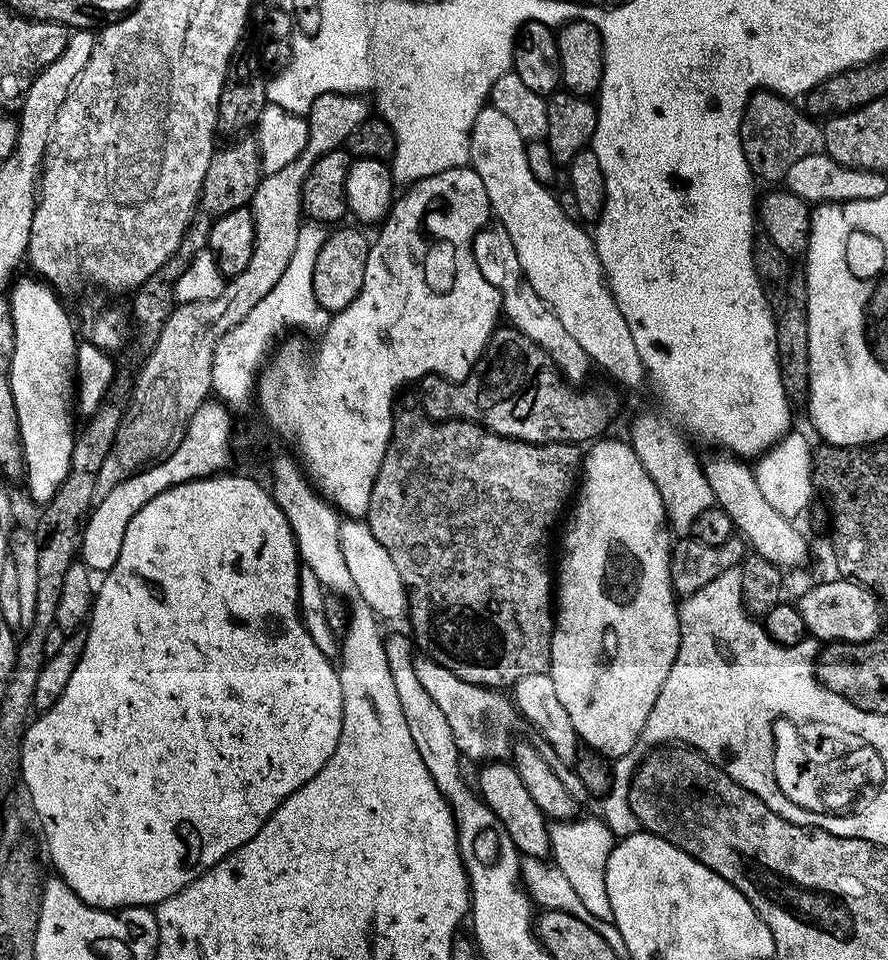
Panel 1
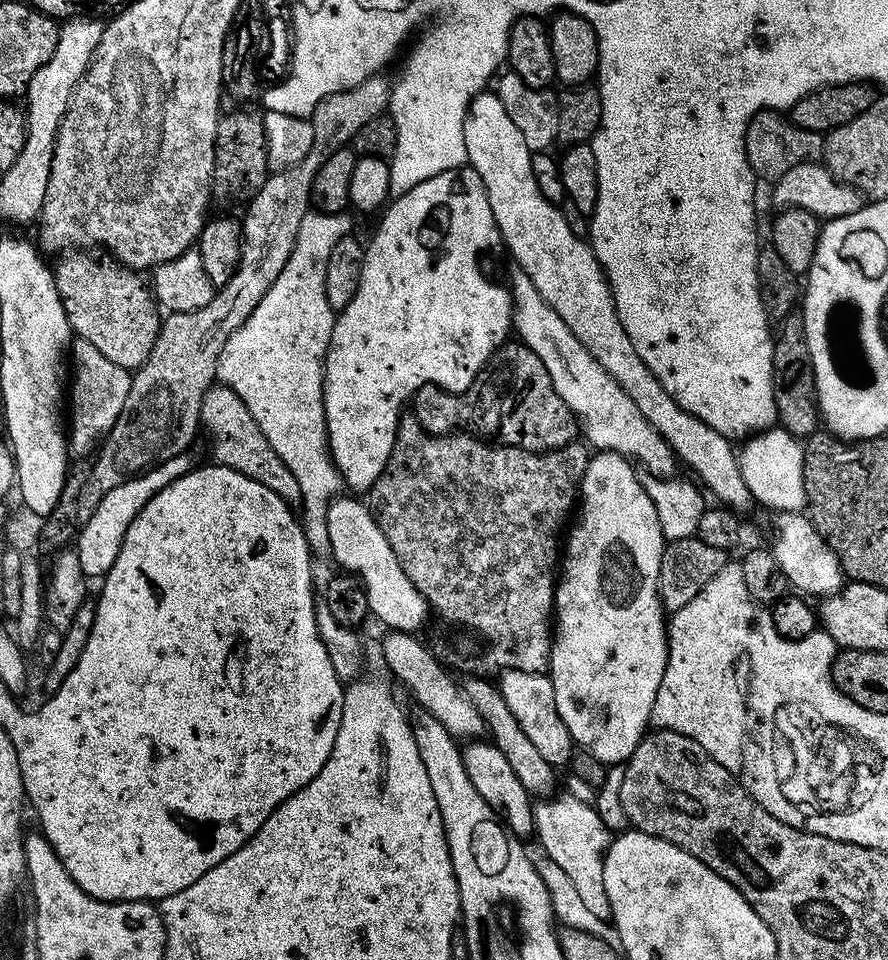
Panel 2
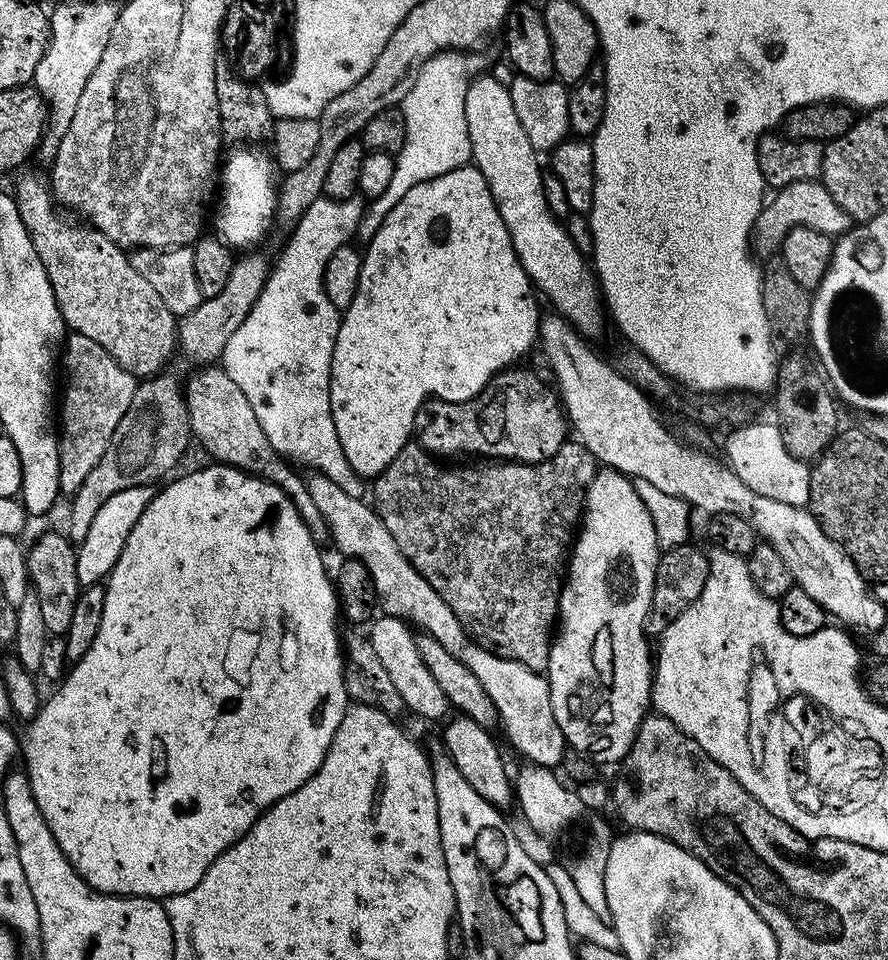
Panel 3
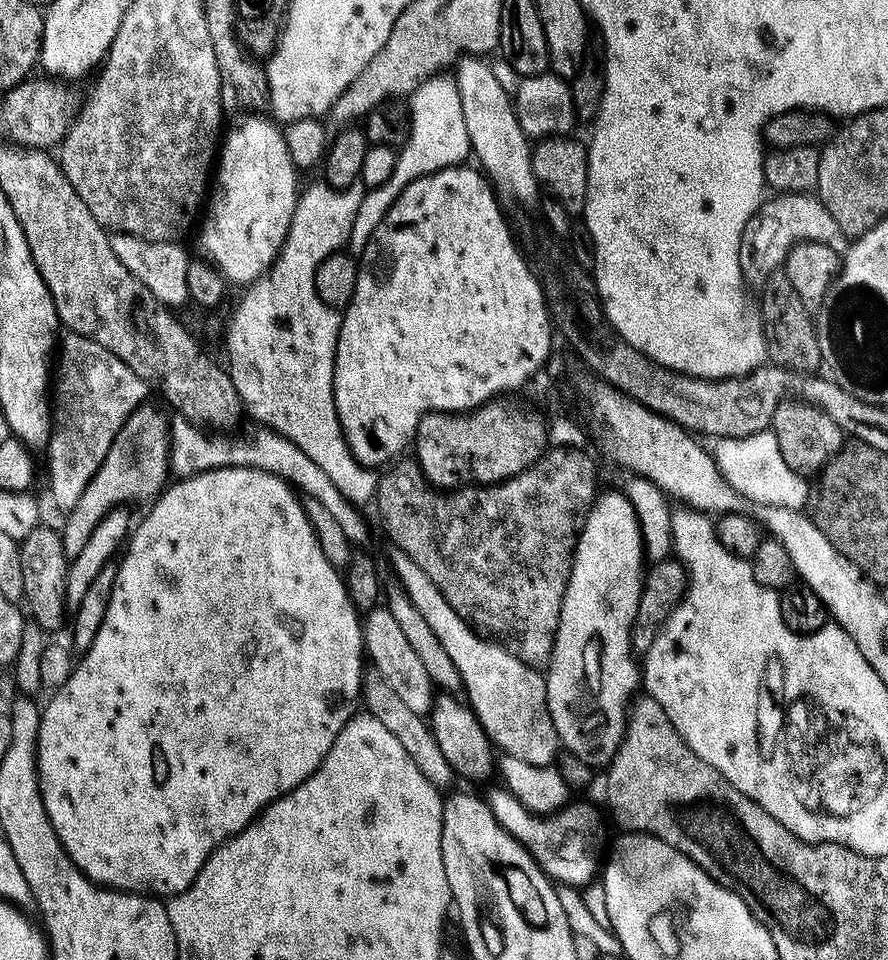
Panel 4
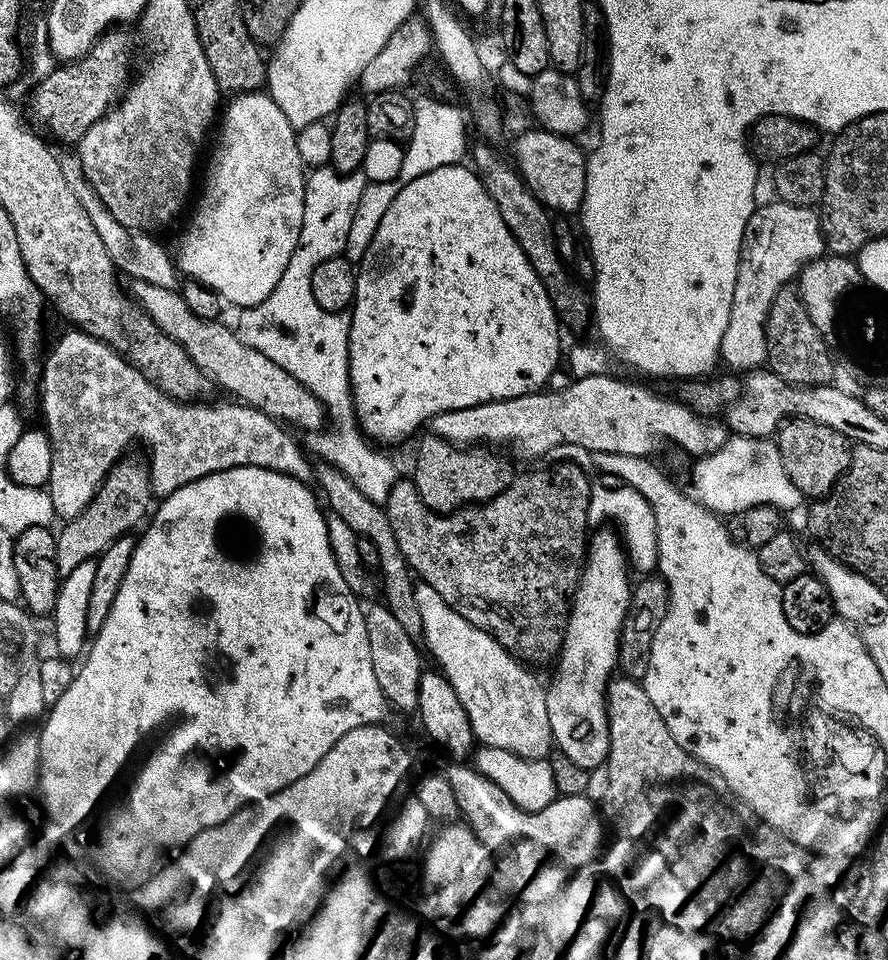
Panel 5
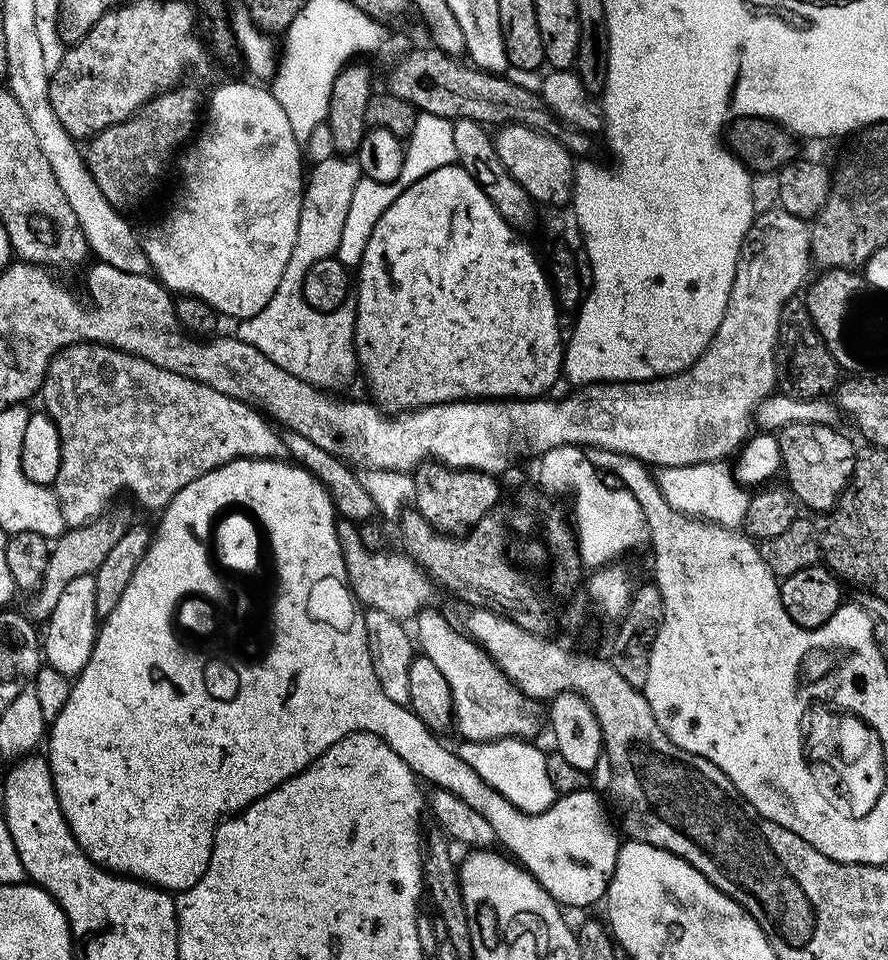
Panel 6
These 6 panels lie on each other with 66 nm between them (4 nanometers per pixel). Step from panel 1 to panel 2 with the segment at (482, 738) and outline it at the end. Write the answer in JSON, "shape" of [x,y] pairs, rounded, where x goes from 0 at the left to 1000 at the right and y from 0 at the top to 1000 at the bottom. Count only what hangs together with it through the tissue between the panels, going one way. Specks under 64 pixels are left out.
{"shape":[[[441,656],[436,659],[437,664],[434,665],[434,667],[430,667],[430,688],[434,688],[435,691],[437,691],[437,696],[439,699],[443,700],[444,703],[447,704],[448,707],[452,708],[453,711],[455,711],[455,717],[457,720],[461,721],[462,724],[465,725],[466,728],[470,729],[471,732],[473,732],[472,736],[476,739],[479,742],[483,742],[484,744],[489,744],[489,748],[493,748],[493,752],[498,752],[498,756],[502,756],[502,760],[507,760],[507,765],[515,769],[521,769],[521,767],[527,767],[523,769],[541,769],[546,766],[547,759],[545,757],[545,753],[543,752],[543,744],[538,744],[538,740],[534,740],[534,735],[529,731],[529,727],[525,727],[525,723],[523,722],[521,716],[517,711],[512,713],[511,709],[509,709],[509,706],[507,703],[509,703],[502,696],[499,691],[493,686],[490,678],[485,674],[481,675],[480,672],[476,671],[475,668],[472,667],[472,661],[465,660],[463,657],[459,656]]]}

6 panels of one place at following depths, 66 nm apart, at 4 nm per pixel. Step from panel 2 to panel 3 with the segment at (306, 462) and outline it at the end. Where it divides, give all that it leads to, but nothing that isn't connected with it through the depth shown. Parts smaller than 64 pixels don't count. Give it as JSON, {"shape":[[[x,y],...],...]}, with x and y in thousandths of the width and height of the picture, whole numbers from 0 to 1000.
{"shape":[[[404,203],[395,204],[394,206],[390,206],[389,208],[372,208],[368,206],[361,206],[355,208],[352,213],[349,214],[346,219],[340,223],[340,227],[336,230],[332,238],[328,239],[327,245],[329,246],[324,250],[324,255],[321,256],[320,259],[315,263],[315,268],[312,271],[309,271],[309,274],[305,276],[304,282],[302,284],[302,293],[297,296],[297,301],[295,302],[295,306],[291,306],[291,315],[286,315],[286,319],[282,323],[282,327],[277,327],[277,335],[273,335],[273,340],[268,340],[268,344],[264,344],[264,348],[259,348],[259,356],[255,356],[255,360],[252,361],[252,370],[250,372],[250,382],[251,385],[264,396],[265,401],[273,406],[273,409],[277,410],[278,418],[282,419],[283,426],[286,427],[287,434],[291,438],[293,444],[295,444],[296,451],[300,452],[300,455],[304,458],[304,463],[307,465],[309,469],[315,473],[315,475],[323,477],[330,484],[339,485],[338,483],[343,483],[345,486],[351,488],[347,490],[355,490],[359,495],[366,496],[367,498],[372,498],[377,504],[381,506],[385,506],[385,510],[390,510],[391,513],[395,513],[398,515],[409,514],[409,508],[411,501],[407,499],[407,497],[402,496],[401,491],[396,489],[394,485],[394,481],[390,481],[390,473],[385,473],[385,460],[381,460],[381,448],[376,448],[376,431],[374,430],[374,424],[372,423],[372,394],[374,393],[374,370],[376,369],[376,356],[381,352],[381,344],[383,343],[383,334],[385,332],[384,322],[378,321],[372,315],[372,310],[367,310],[367,306],[365,305],[365,278],[367,277],[367,273],[372,273],[372,265],[376,265],[376,260],[381,260],[387,254],[393,253],[398,247],[402,245],[405,229],[410,226],[410,219],[412,213],[409,207]]]}

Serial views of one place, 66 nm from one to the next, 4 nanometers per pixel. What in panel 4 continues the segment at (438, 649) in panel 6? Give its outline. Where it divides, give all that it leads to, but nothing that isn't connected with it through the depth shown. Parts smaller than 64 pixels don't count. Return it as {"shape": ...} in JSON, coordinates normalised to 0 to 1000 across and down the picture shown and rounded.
{"shape":[[[446,573],[443,576],[445,603],[450,605],[462,627],[471,631],[471,636],[480,644],[484,656],[489,656],[493,669],[498,669],[502,676],[502,681],[507,681],[511,694],[516,694],[525,732],[532,738],[538,752],[543,752],[555,776],[566,786],[587,791],[597,798],[620,797],[627,791],[633,776],[628,760],[624,760],[624,752],[619,748],[614,705],[605,697],[592,694],[582,683],[563,674],[557,667],[546,665],[525,649],[510,635],[507,627],[498,623],[493,610],[489,610],[489,606],[480,602],[480,597],[456,575]]]}

